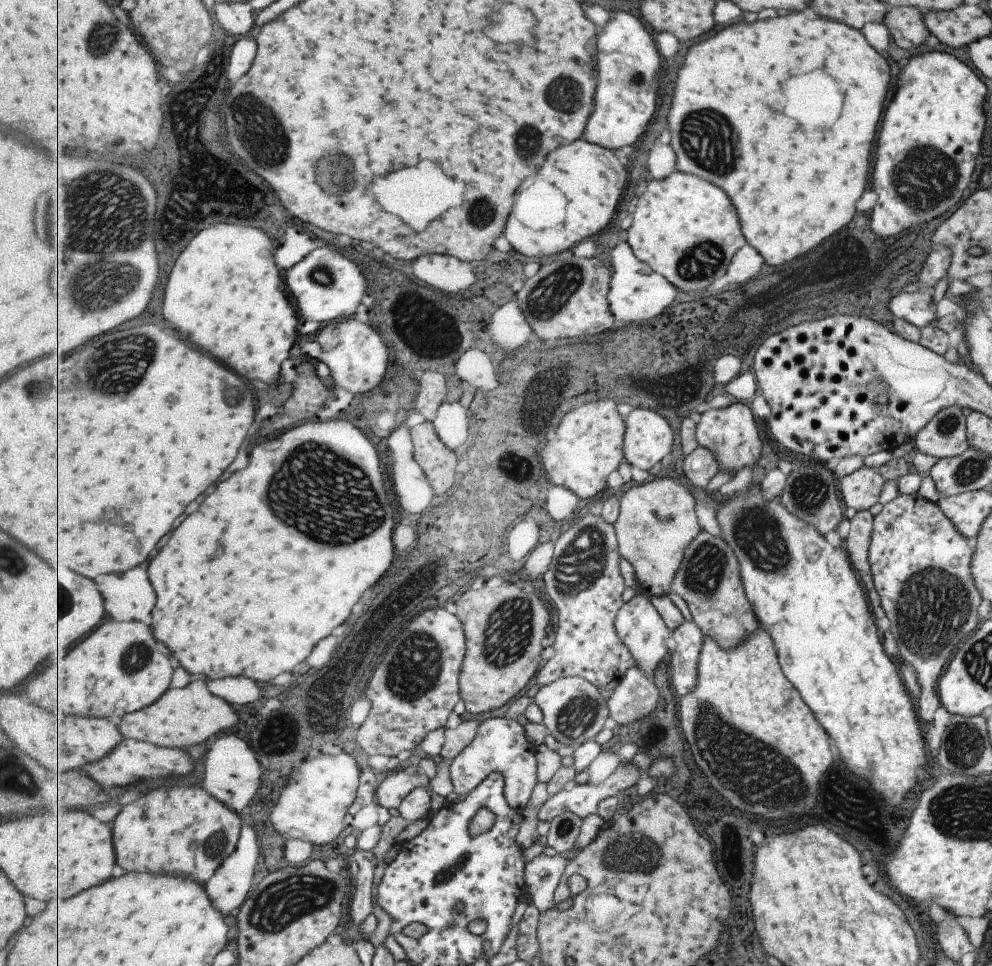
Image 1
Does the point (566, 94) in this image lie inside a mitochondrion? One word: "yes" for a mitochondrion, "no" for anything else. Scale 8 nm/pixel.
yes

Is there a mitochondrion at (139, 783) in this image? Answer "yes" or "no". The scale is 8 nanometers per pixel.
no

